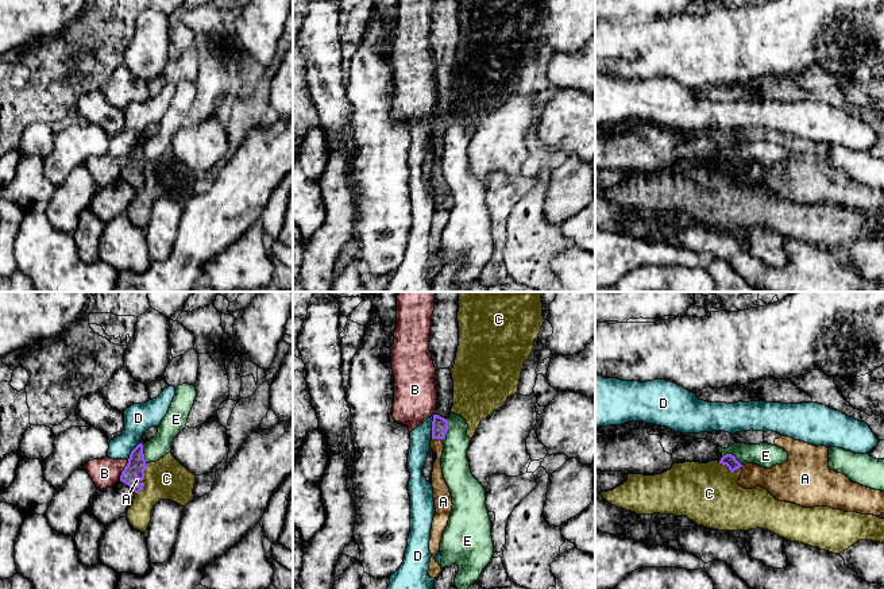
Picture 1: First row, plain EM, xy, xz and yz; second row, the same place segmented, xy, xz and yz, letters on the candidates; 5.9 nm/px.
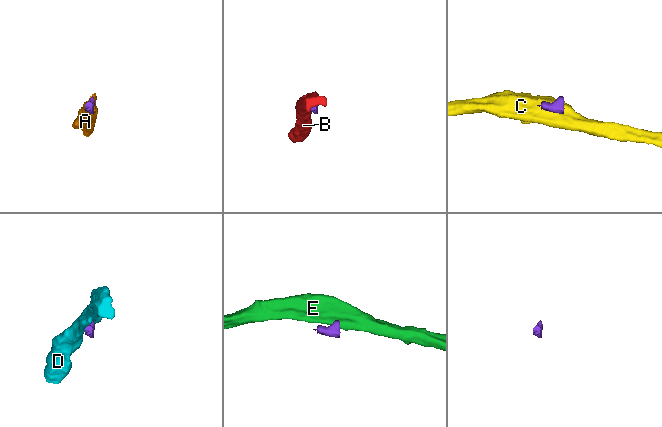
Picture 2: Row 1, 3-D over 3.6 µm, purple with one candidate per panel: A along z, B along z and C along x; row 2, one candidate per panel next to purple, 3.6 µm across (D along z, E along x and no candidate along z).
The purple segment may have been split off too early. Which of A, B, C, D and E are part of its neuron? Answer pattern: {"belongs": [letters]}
{"belongs": ["A"]}

